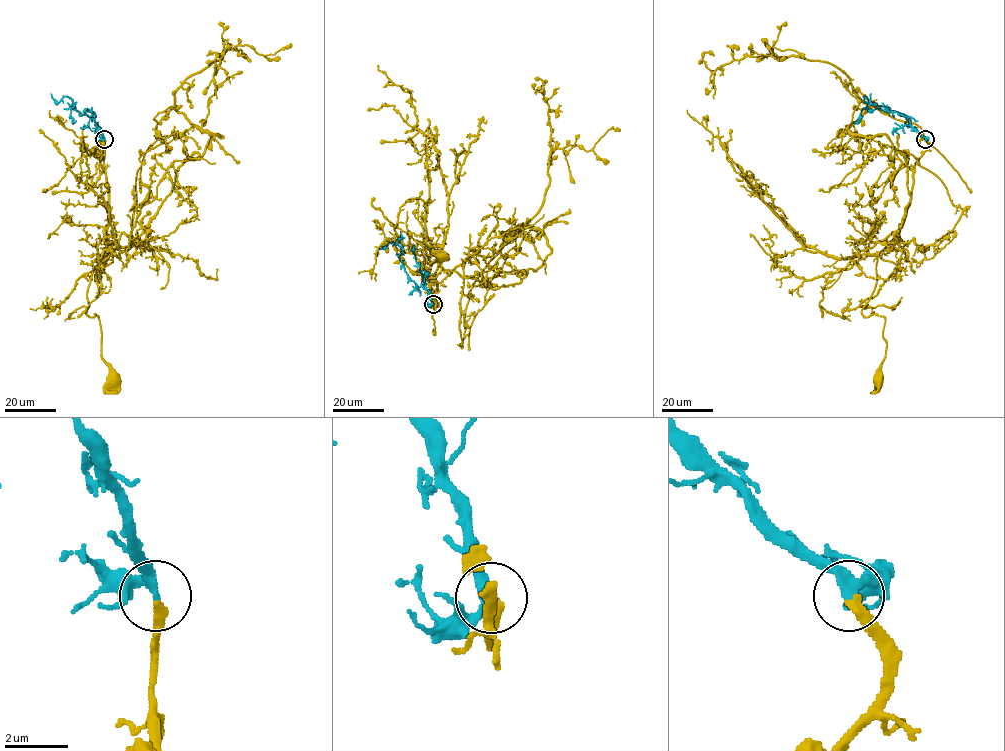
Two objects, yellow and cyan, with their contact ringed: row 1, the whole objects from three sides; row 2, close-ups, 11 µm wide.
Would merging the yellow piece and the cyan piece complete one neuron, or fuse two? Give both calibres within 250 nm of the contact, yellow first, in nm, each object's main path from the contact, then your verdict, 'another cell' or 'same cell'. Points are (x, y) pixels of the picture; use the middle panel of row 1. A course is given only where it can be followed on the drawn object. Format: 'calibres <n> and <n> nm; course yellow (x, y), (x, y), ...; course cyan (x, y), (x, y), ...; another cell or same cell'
calibres 360 and 280 nm; course yellow (433, 303), (438, 256), (419, 255), (415, 240), (422, 246), (430, 265), (442, 255); course cyan (433, 303), (429, 292), (418, 286), (405, 270), (398, 256), (402, 250), (398, 245), (390, 243), (379, 249); same cell

